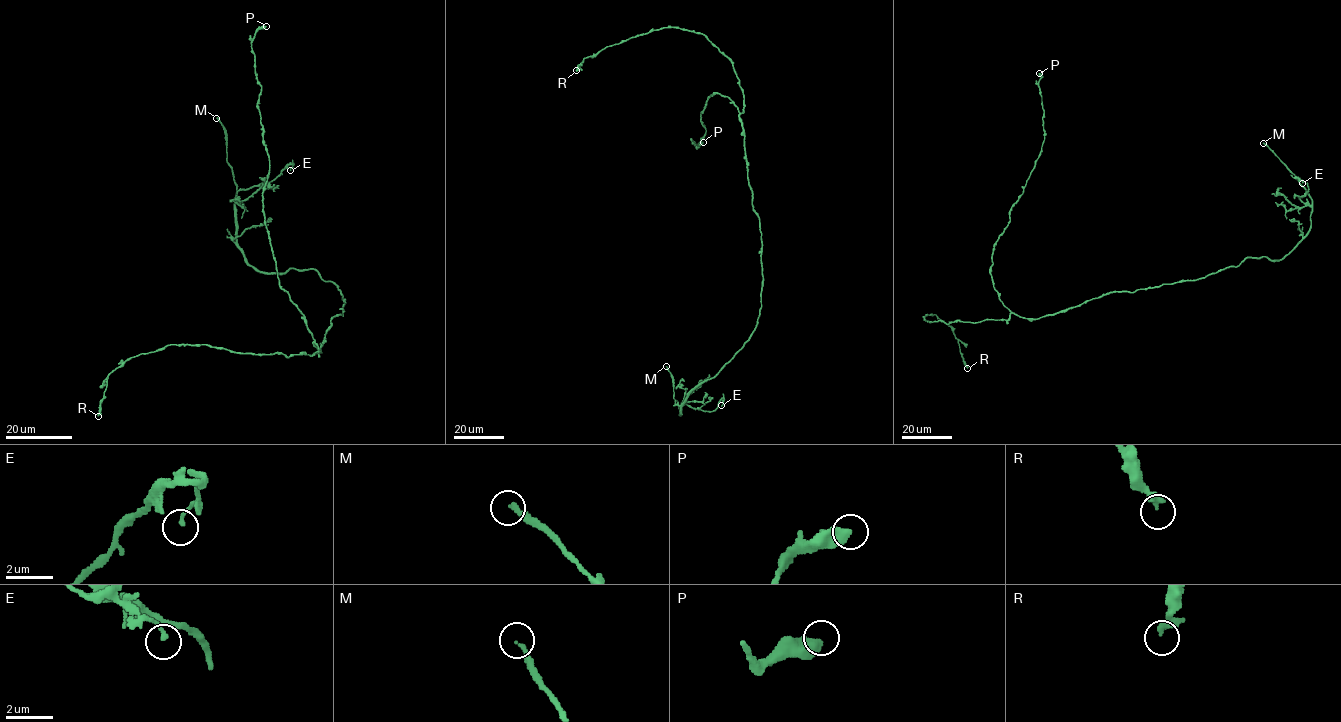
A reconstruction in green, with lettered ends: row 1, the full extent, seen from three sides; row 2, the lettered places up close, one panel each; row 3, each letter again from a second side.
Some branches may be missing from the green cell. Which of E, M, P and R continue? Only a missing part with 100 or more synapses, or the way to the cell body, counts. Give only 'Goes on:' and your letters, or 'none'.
Goes on: M

